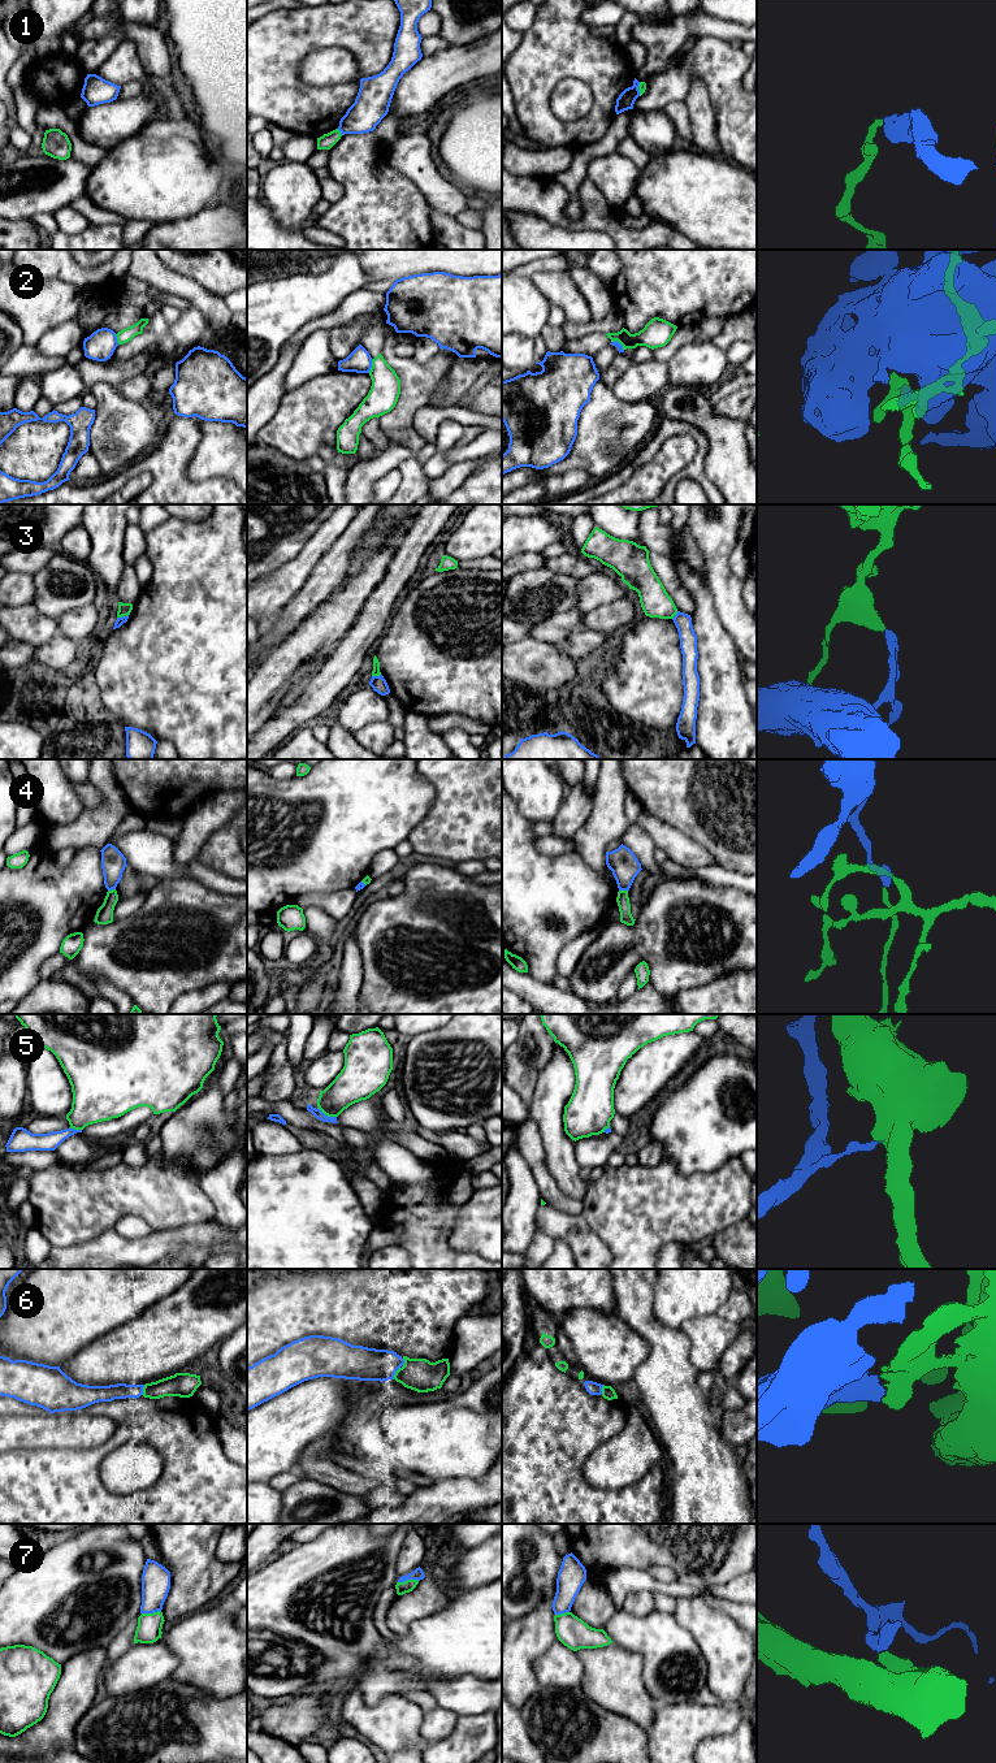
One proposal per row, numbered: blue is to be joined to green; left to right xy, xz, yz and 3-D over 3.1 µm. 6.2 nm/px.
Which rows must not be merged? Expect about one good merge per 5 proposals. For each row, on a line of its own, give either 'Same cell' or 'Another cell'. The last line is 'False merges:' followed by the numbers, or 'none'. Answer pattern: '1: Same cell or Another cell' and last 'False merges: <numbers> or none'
1: Another cell
2: Another cell
3: Another cell
4: Another cell
5: Another cell
6: Same cell
7: Another cell
False merges: 1, 2, 3, 4, 5, 7

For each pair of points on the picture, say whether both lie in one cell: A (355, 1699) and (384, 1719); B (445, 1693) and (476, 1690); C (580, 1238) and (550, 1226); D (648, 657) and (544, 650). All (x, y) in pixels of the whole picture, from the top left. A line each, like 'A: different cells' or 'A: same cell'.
A: same cell
B: same cell
C: same cell
D: different cells

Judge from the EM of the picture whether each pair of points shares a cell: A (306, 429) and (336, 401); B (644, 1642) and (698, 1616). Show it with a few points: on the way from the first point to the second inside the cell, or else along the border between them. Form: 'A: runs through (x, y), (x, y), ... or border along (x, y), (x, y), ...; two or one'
A: runs through (314, 421), (328, 407); one
B: border along (672, 1615), (691, 1633), (700, 1649); two

